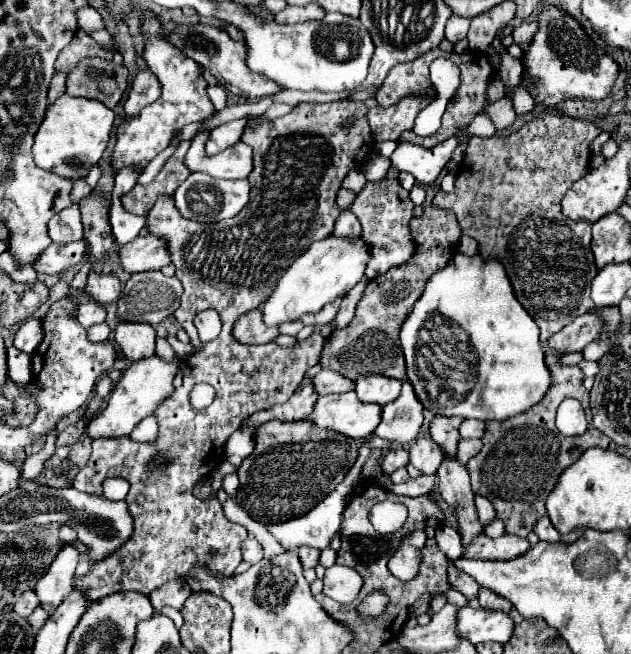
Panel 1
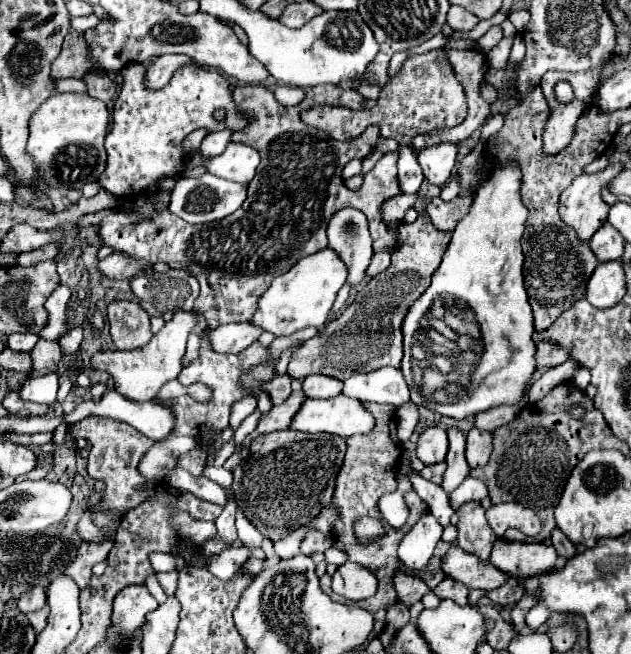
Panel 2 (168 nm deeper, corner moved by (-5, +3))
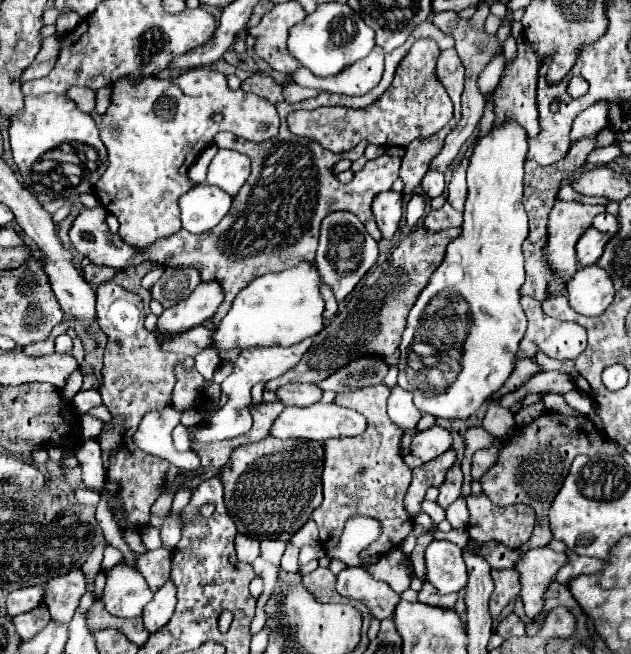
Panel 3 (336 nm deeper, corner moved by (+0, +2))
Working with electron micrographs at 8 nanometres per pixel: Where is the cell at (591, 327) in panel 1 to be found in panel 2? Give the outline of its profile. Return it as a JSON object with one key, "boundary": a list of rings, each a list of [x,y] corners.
{"boundary":[[[538,343],[536,345],[536,369],[550,369],[550,367],[558,367],[568,359],[566,349],[552,345],[552,343]]]}

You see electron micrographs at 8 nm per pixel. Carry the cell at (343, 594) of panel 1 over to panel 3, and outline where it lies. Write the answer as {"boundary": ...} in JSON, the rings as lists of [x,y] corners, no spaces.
{"boundary":[[[363,566],[345,568],[337,574],[337,592],[343,598],[363,602],[377,620],[393,620],[399,594],[385,582],[375,580]]]}

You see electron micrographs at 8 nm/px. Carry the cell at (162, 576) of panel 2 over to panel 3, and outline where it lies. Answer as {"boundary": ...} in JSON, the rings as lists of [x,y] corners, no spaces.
{"boundary":[[[159,548],[159,550],[149,550],[147,554],[137,558],[137,568],[153,592],[157,592],[157,588],[161,588],[165,580],[169,580],[171,557],[171,550]]]}

